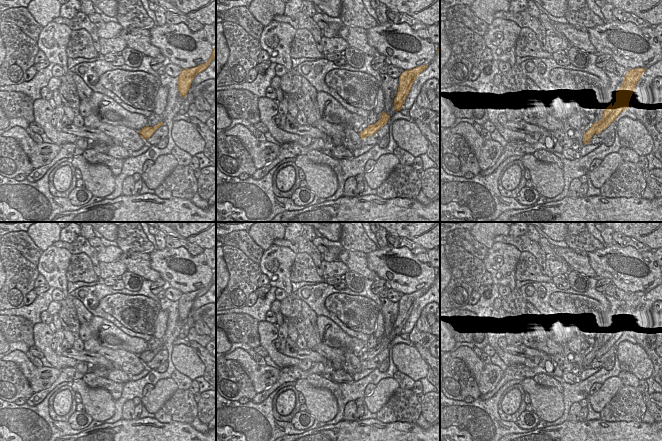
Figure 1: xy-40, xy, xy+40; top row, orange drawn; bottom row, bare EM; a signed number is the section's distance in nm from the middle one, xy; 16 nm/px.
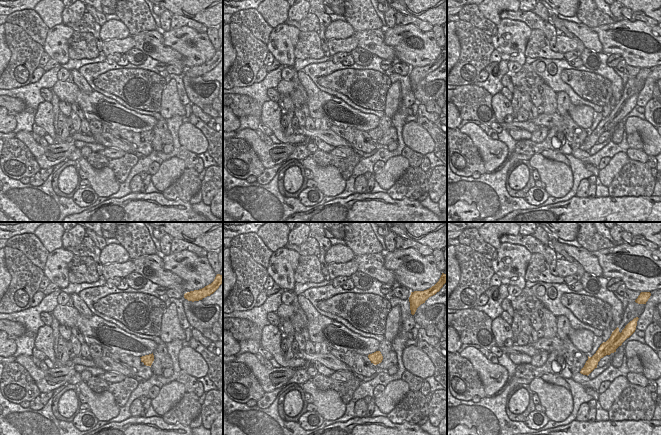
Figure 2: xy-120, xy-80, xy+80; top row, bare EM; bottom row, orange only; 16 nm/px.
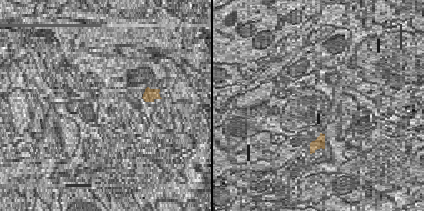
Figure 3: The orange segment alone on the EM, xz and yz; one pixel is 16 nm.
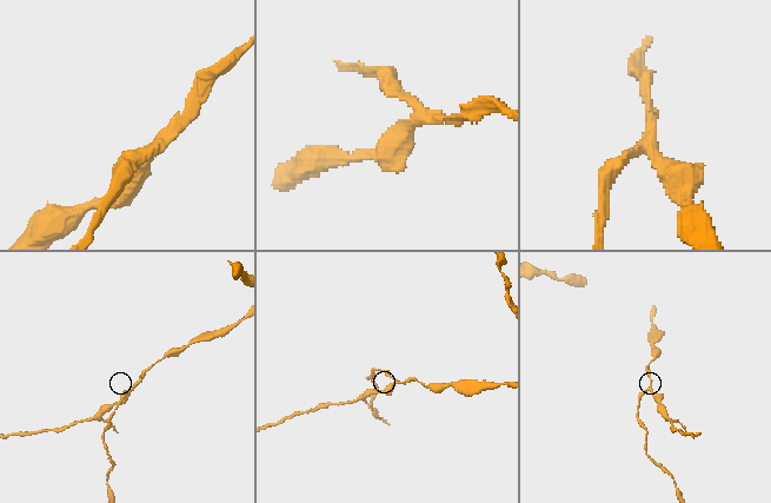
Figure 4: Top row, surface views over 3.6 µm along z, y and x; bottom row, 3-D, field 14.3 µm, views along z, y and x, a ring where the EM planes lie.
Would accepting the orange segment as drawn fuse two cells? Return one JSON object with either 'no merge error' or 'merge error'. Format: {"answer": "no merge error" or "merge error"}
{"answer": "merge error"}

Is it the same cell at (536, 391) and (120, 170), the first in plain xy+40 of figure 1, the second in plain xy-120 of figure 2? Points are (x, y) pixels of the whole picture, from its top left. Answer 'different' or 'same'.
different

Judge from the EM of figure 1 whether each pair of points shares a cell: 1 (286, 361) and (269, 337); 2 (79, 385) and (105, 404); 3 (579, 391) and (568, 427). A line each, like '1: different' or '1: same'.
1: same
2: same
3: different

